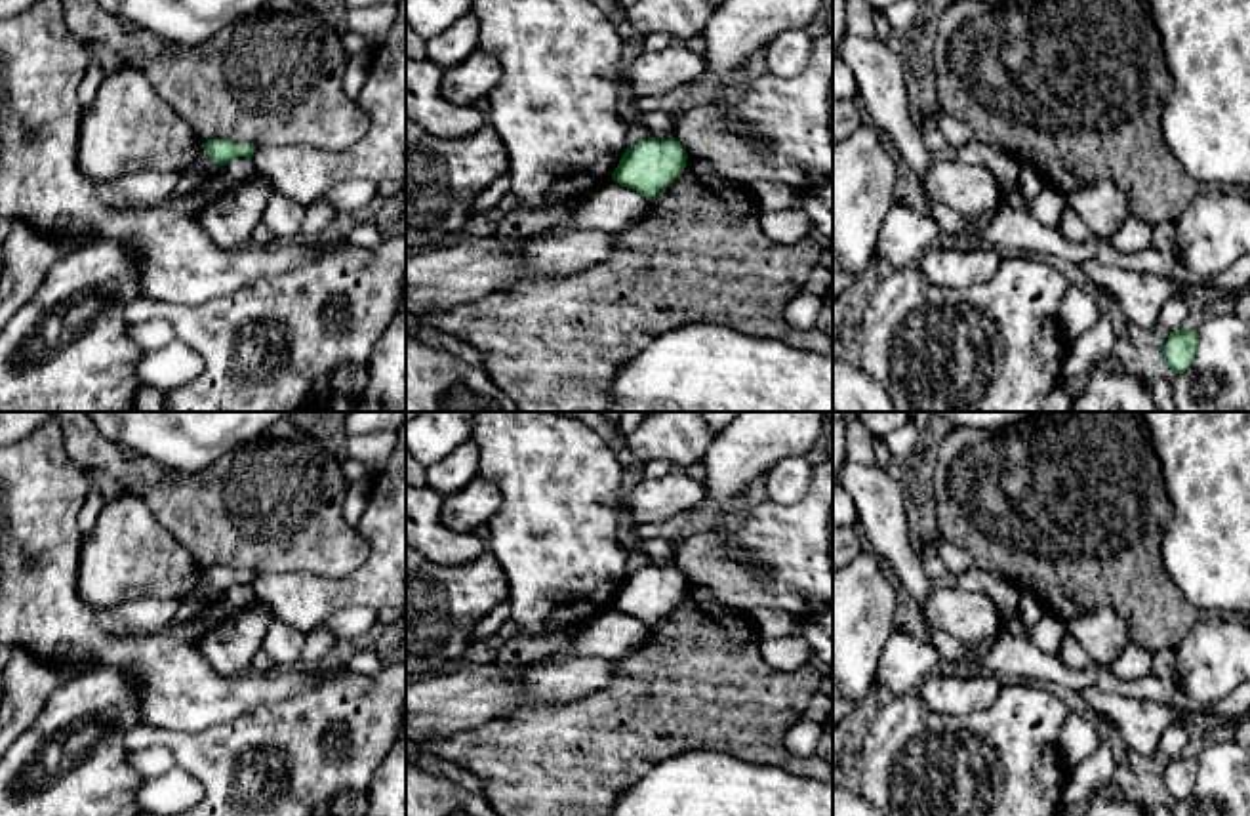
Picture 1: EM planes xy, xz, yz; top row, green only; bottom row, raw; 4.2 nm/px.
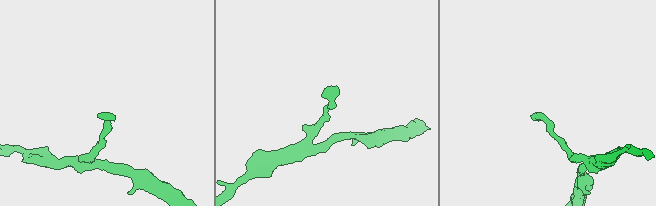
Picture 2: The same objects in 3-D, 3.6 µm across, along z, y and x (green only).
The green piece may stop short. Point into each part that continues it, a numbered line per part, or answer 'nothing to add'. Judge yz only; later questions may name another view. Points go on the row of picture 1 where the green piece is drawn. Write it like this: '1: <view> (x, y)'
nothing to add

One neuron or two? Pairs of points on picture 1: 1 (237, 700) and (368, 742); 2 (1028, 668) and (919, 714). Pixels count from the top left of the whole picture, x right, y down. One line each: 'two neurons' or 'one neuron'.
1: two neurons
2: two neurons

